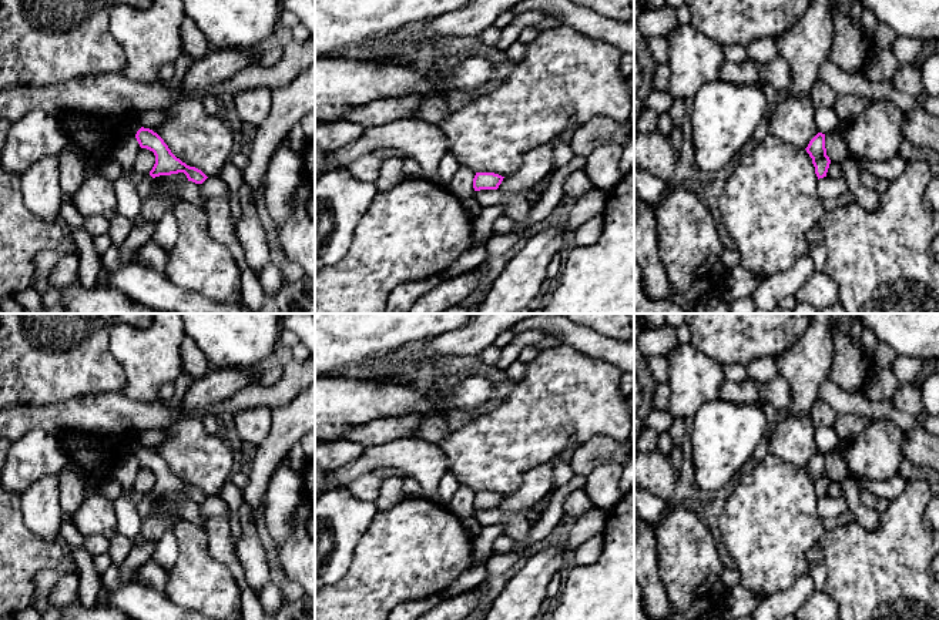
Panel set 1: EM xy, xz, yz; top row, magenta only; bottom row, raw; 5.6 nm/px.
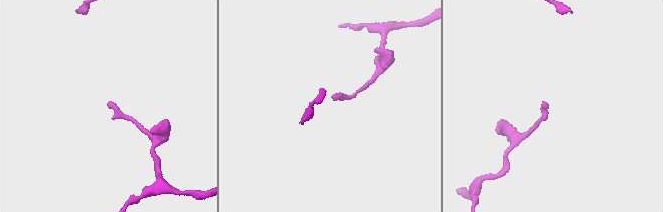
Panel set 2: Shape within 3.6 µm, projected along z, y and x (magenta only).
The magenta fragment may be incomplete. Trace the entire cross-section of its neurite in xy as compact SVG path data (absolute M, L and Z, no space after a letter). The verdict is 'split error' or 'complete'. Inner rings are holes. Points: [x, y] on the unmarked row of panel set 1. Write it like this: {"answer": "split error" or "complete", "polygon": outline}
{"answer": "complete", "polygon": "M141 446L137 450L135 458L141 467L147 467L155 475L155 483L150 490L152 497L178 492L184 492L188 500L195 503L202 503L208 497L201 489L190 486L177 477L164 459L152 449Z"}

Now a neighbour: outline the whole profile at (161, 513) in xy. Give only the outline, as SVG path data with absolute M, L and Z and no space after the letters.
M184 492L155 497L147 493L144 496L140 536L144 540L157 543L165 532L174 532L184 520L180 506L187 500L188 497Z

